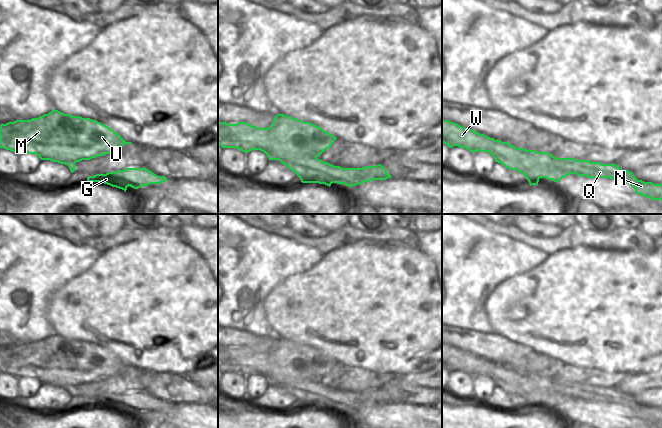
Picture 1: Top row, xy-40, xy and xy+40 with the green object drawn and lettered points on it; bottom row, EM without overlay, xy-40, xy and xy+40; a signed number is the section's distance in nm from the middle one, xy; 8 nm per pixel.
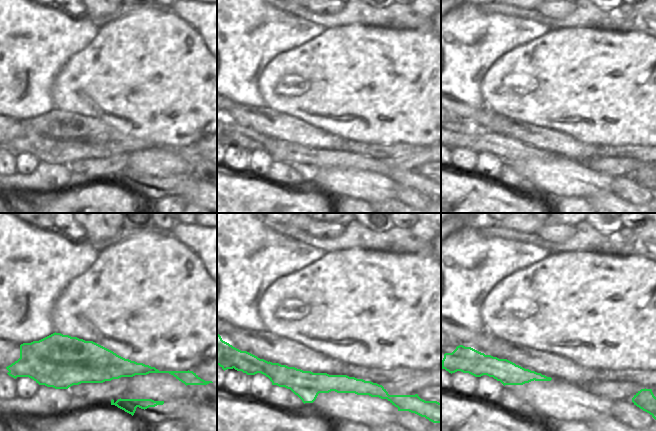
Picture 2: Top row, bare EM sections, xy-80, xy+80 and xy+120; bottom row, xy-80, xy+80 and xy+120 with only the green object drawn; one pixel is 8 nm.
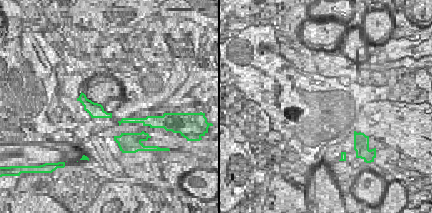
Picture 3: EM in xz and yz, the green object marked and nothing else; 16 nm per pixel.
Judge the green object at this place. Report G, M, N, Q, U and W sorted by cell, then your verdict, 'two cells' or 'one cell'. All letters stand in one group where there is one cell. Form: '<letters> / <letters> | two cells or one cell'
G N Q / M U W | two cells

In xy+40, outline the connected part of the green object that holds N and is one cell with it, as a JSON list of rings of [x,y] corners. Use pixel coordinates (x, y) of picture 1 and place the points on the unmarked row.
[[[495,364],[492,372],[480,374],[488,376],[494,383],[510,394],[520,396],[531,409],[538,409],[540,402],[558,406],[562,402],[576,398],[588,402],[610,402],[630,408],[635,418],[662,424],[662,408],[638,404],[633,396],[622,394],[616,388],[602,388],[574,382],[556,382],[548,376],[541,378],[524,378],[508,366]]]

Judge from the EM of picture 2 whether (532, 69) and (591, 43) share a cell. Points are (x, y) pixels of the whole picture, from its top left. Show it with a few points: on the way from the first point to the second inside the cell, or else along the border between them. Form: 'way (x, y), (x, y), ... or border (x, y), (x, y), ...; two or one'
way (547, 69), (565, 69), (576, 58); one

